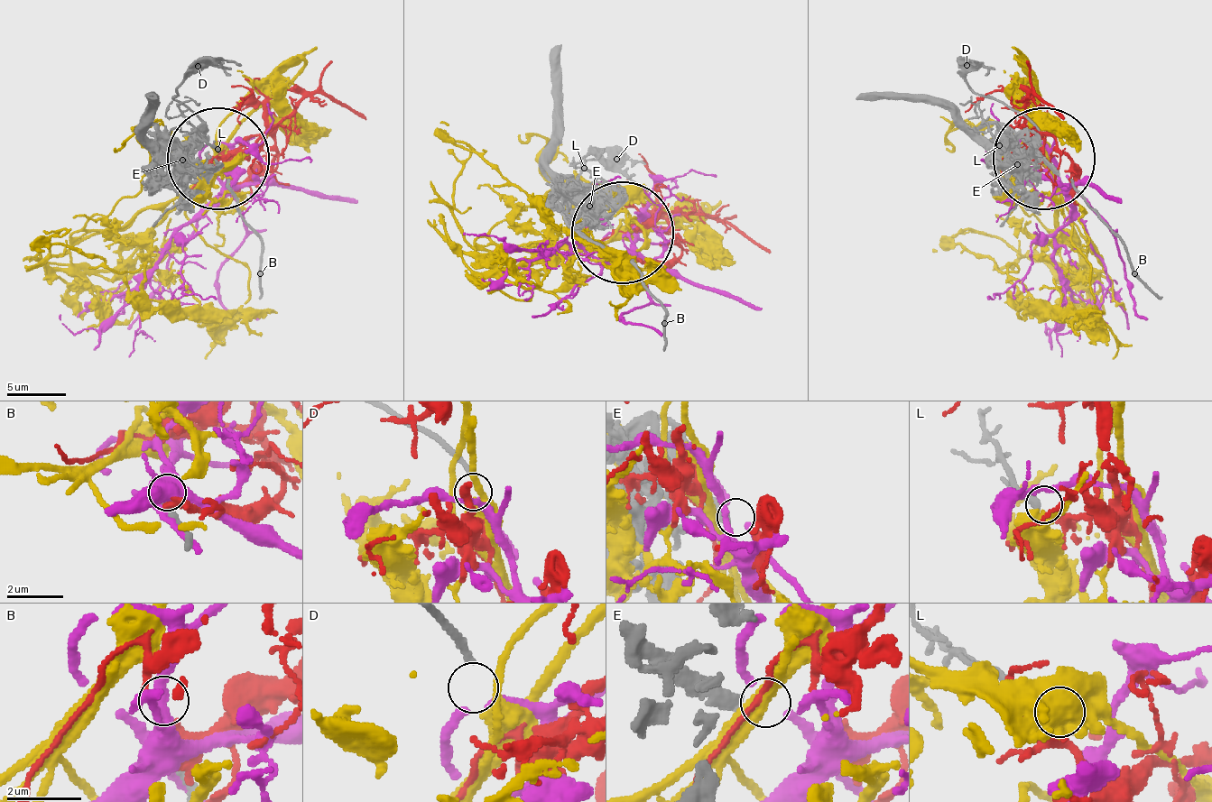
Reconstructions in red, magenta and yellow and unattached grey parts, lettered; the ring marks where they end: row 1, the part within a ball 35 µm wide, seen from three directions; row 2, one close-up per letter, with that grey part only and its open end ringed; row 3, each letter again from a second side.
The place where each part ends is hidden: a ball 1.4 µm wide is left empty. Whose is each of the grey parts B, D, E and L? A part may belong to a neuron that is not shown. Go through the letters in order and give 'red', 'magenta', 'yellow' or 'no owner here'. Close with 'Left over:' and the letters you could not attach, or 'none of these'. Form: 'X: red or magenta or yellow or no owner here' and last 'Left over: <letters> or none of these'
B: no owner here
D: yellow
E: no owner here
L: no owner here
Left over: B, E, L

